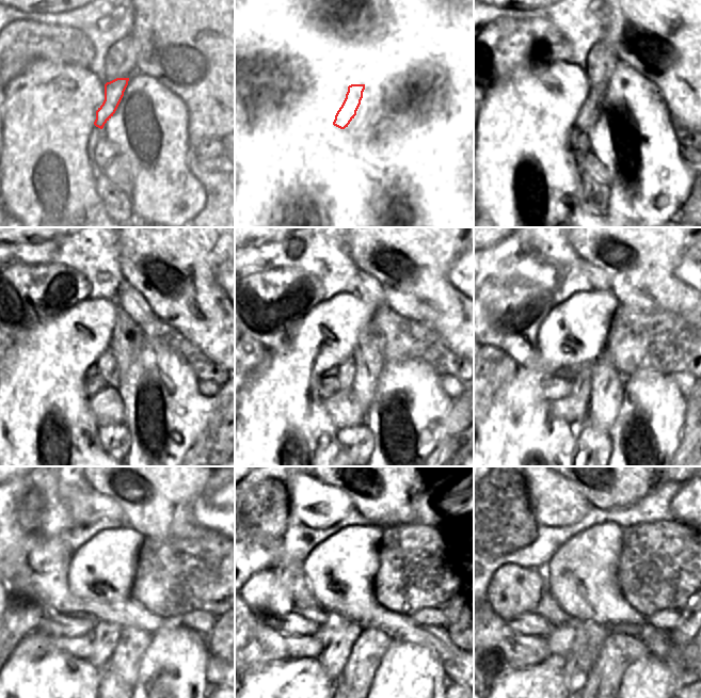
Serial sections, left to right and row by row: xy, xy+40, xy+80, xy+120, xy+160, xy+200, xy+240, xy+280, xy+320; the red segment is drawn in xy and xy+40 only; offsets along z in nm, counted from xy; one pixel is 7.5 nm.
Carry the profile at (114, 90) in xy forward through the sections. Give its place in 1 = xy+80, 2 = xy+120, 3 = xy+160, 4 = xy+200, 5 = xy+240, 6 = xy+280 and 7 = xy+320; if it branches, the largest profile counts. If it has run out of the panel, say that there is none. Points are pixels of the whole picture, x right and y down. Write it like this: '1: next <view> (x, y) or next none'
1: next xy+80 (587, 115)
2: next xy+120 (107, 366)
3: next xy+160 (346, 370)
4: next xy+200 (582, 389)
5: next xy+240 (105, 635)
6: next xy+280 (338, 639)
7: next xy+320 (573, 643)

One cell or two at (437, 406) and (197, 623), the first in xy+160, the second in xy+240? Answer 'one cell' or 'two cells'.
two cells

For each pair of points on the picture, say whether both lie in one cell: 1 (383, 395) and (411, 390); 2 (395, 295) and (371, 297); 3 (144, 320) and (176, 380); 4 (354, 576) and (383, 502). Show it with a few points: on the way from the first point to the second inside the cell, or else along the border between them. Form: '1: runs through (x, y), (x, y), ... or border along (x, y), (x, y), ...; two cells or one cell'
1: runs through (389, 395), (404, 395); one cell
2: border along (369, 275), (381, 286), (385, 302); two cells
3: runs through (155, 335), (156, 360), (161, 365); one cell
4: border along (369, 523), (376, 523), (384, 527); two cells

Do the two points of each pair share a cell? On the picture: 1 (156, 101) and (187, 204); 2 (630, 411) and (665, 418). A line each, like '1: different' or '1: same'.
1: same
2: same

